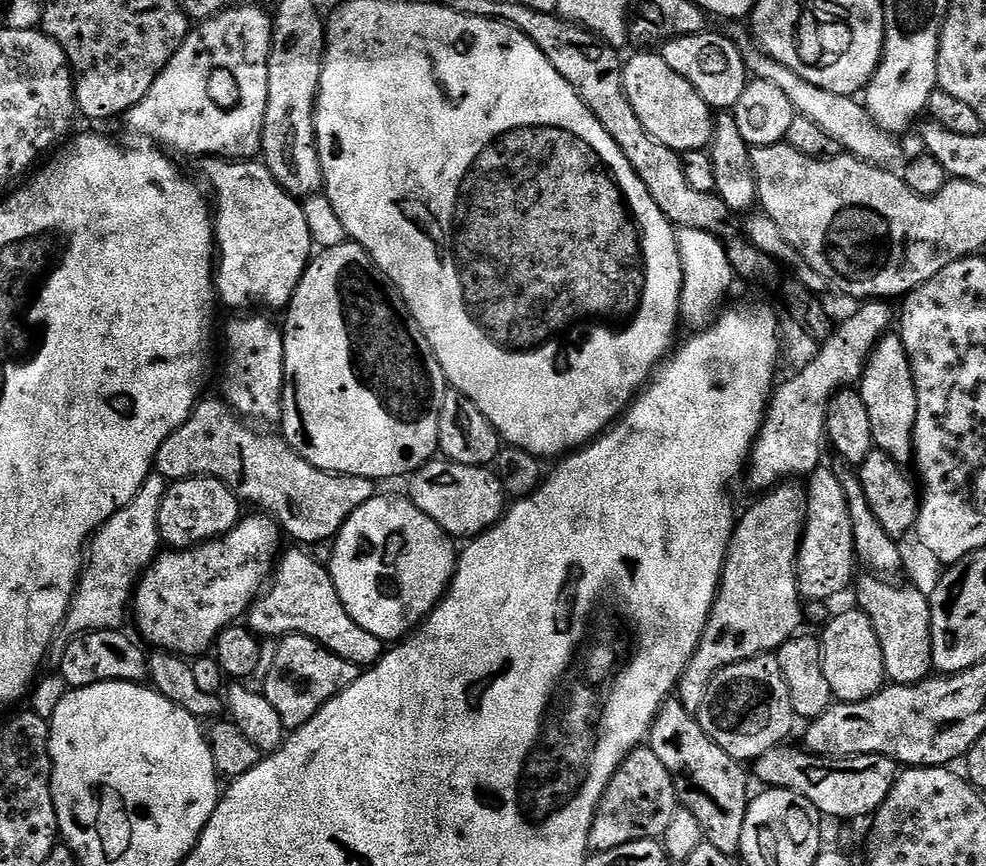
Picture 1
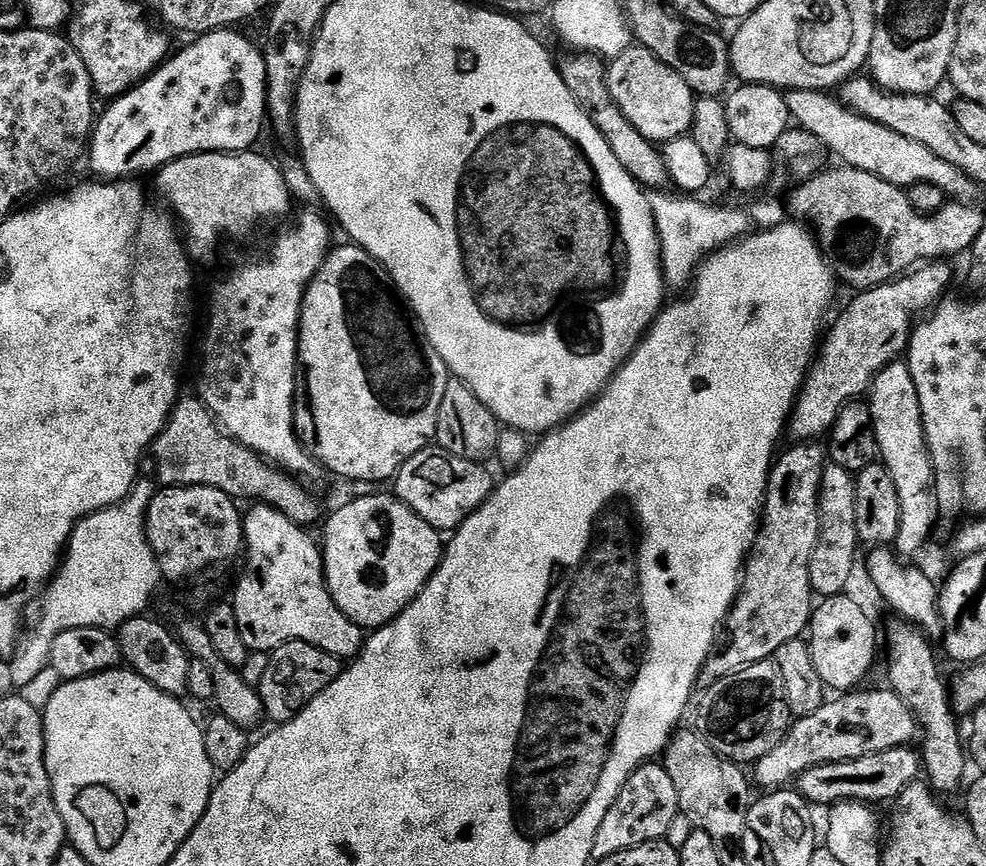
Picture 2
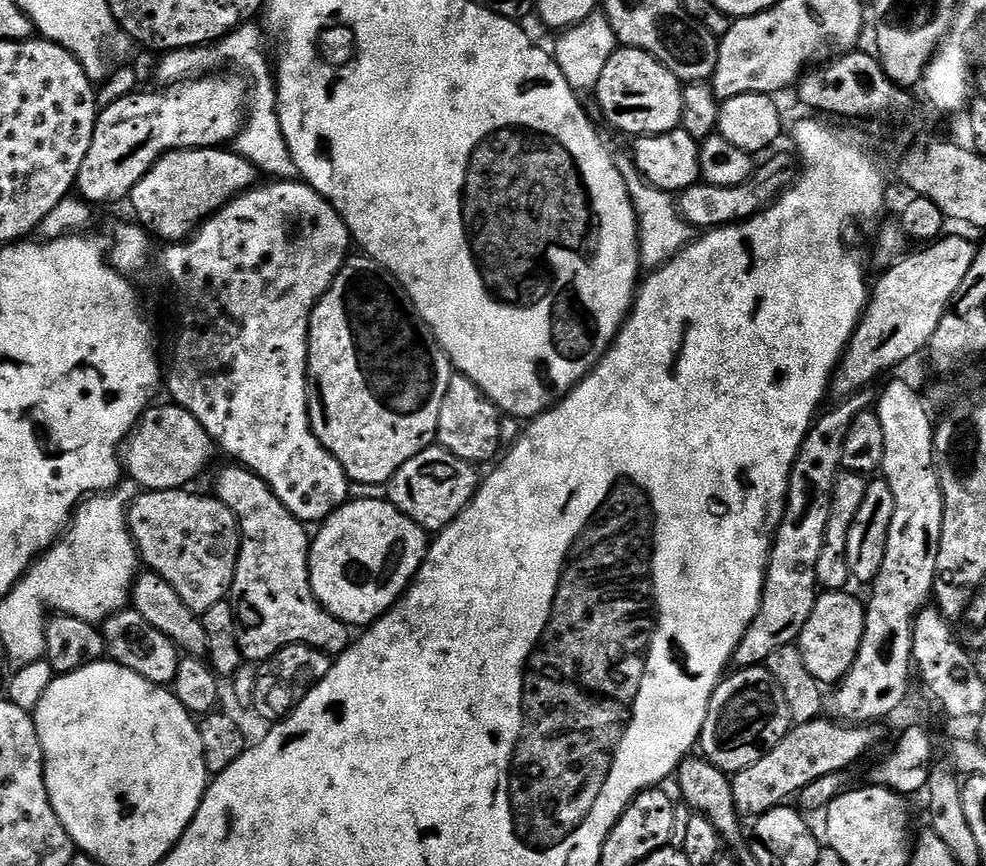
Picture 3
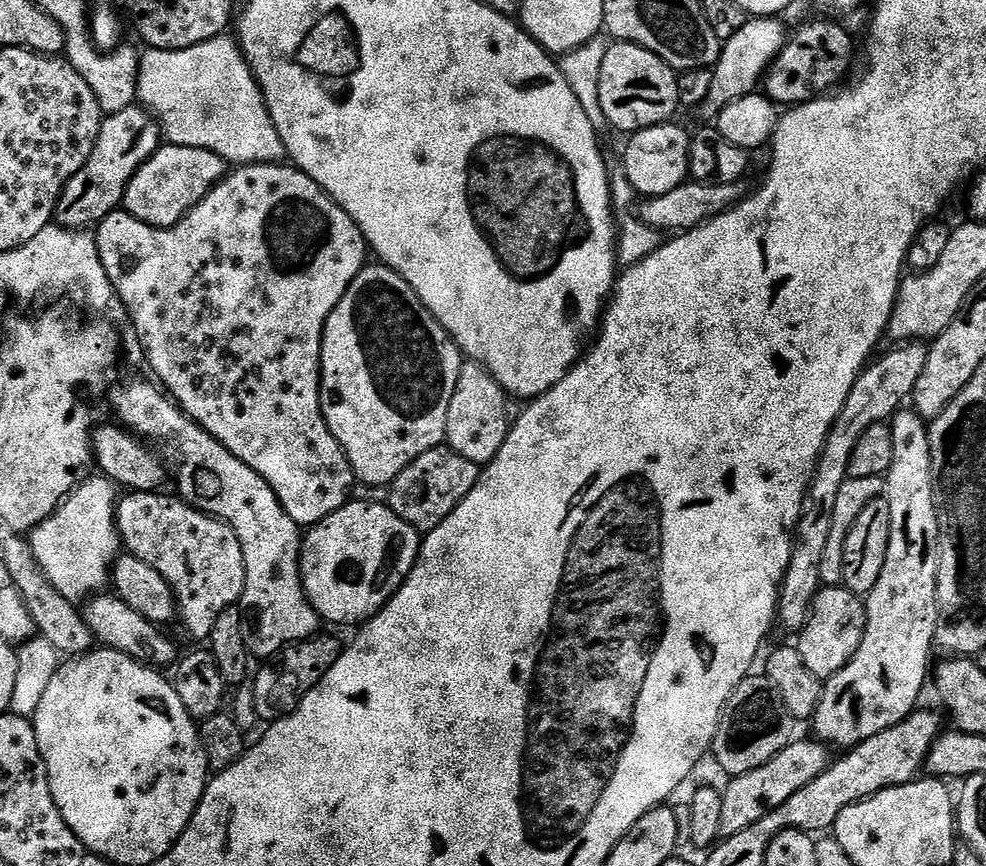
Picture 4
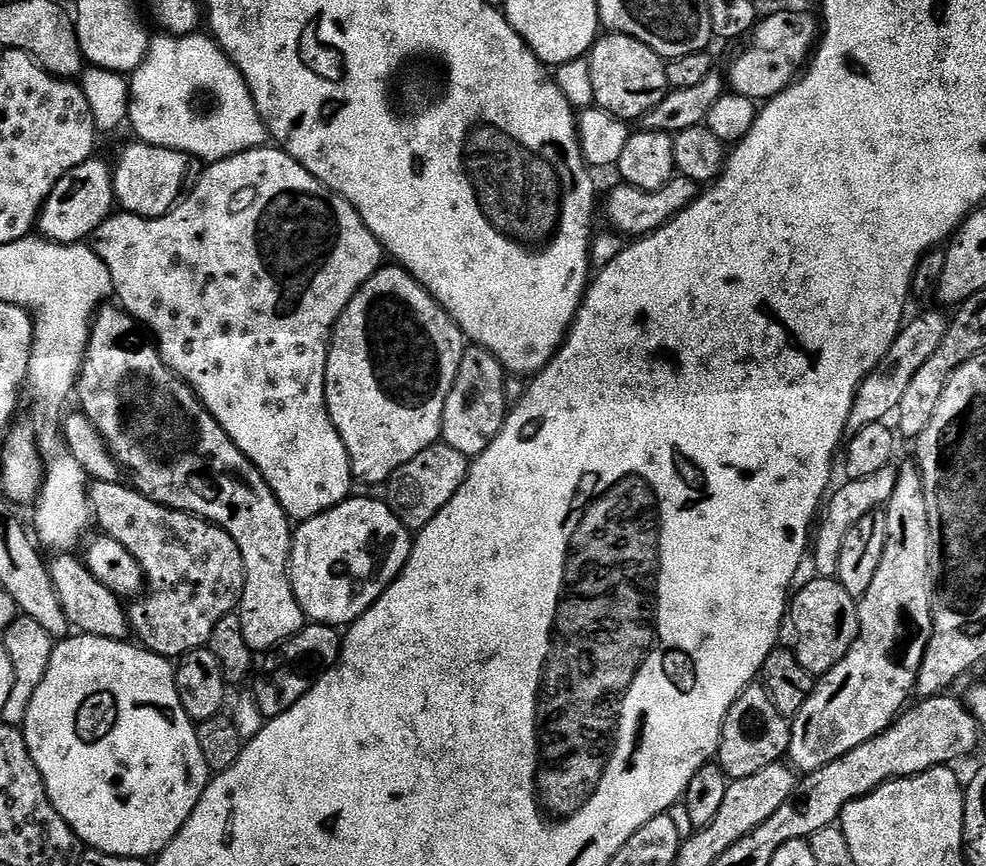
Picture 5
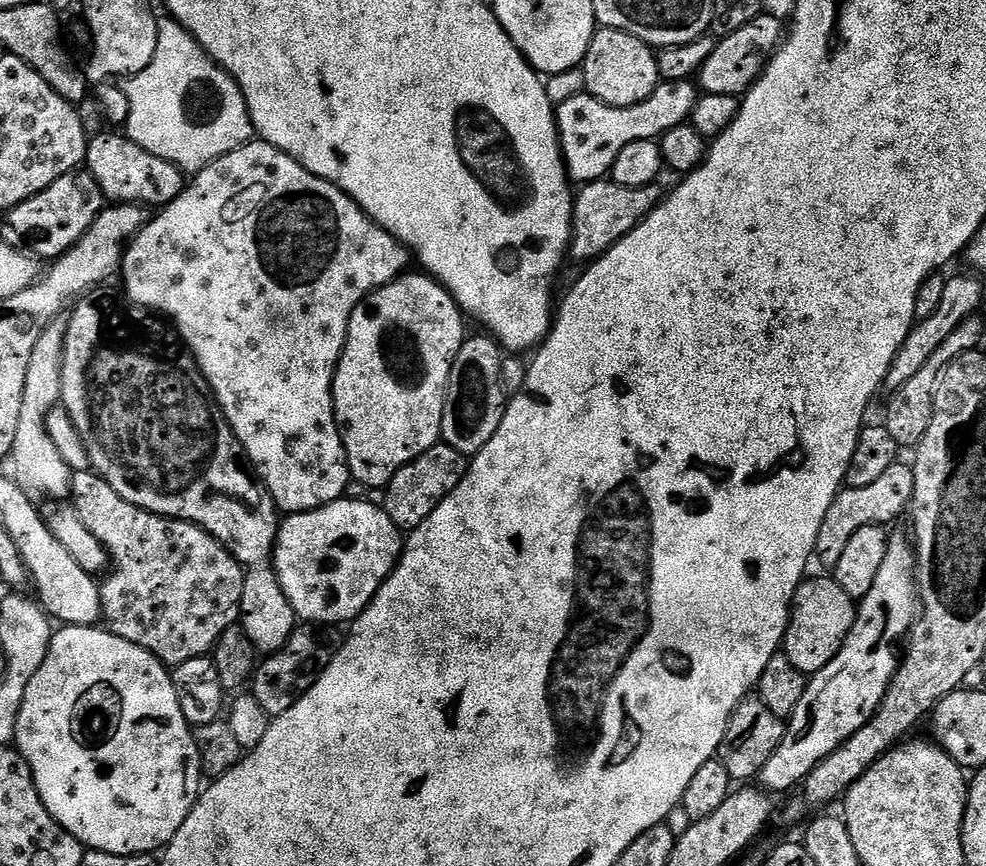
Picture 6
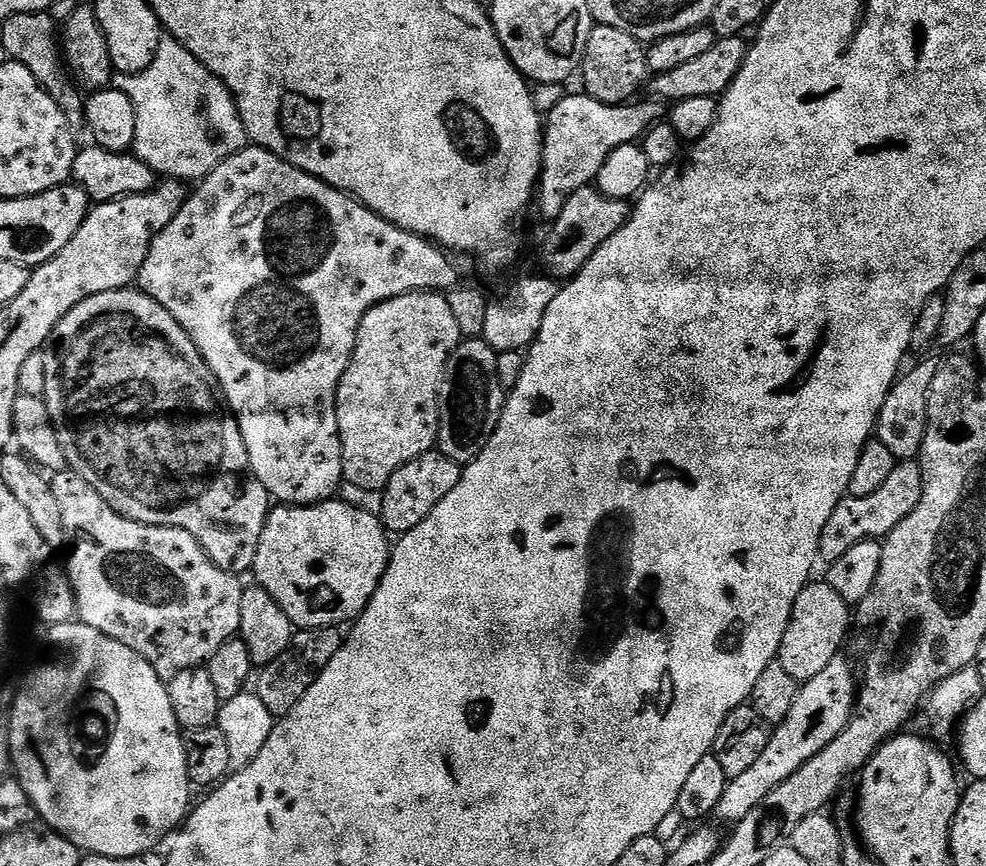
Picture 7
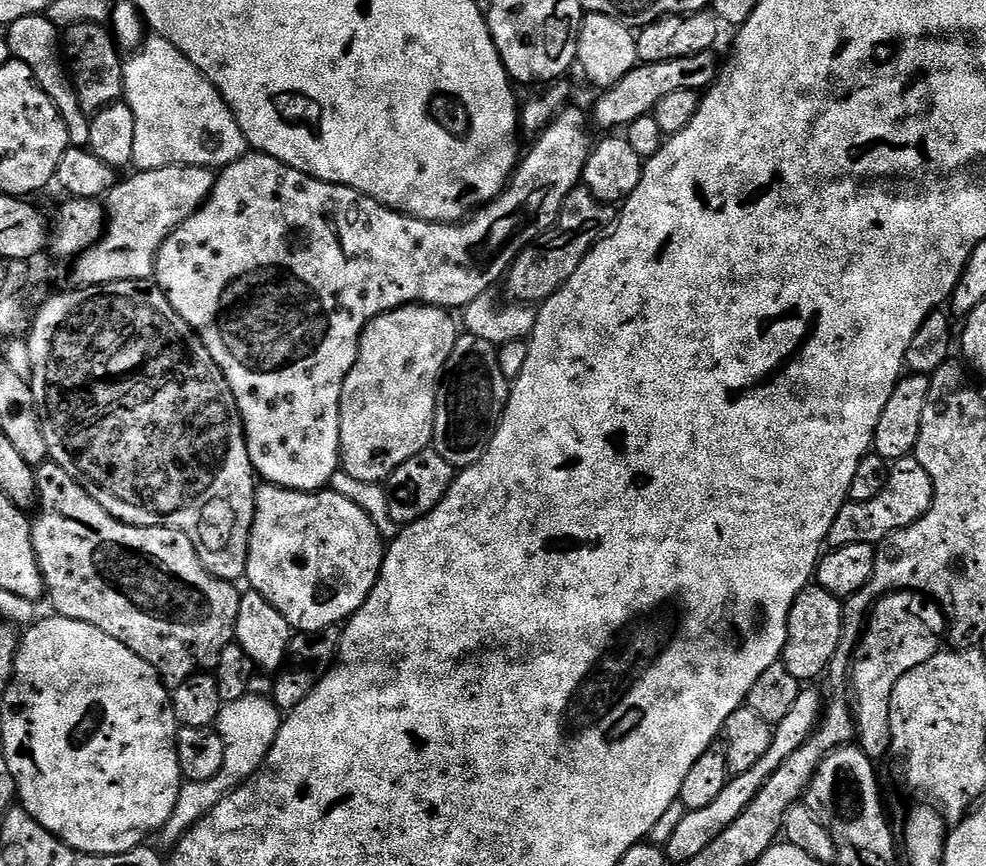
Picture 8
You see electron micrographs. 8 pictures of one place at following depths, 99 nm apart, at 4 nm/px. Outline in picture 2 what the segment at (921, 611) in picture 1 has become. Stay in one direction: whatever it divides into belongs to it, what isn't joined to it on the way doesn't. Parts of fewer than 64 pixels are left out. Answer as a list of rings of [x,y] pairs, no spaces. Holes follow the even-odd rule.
[[[897,622],[888,628],[888,684],[887,687],[906,702],[908,709],[916,715],[916,723],[928,737],[922,748],[922,768],[928,777],[926,783],[937,797],[952,796],[964,780],[964,767],[969,767],[966,744],[960,741],[960,728],[956,725],[957,713],[952,707],[950,688],[940,677],[936,665],[933,641],[915,625]]]

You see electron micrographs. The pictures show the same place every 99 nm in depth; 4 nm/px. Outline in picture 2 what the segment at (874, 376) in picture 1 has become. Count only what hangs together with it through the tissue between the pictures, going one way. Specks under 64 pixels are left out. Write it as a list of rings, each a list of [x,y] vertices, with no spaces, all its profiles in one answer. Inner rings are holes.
[[[897,362],[886,366],[874,378],[870,389],[870,407],[874,434],[878,438],[879,459],[894,478],[894,490],[898,490],[900,521],[898,538],[894,545],[897,553],[925,551],[924,543],[938,525],[940,511],[936,505],[936,479],[932,469],[930,450],[922,426],[922,406],[918,406],[918,390],[914,390],[914,378],[910,378],[907,363]]]

